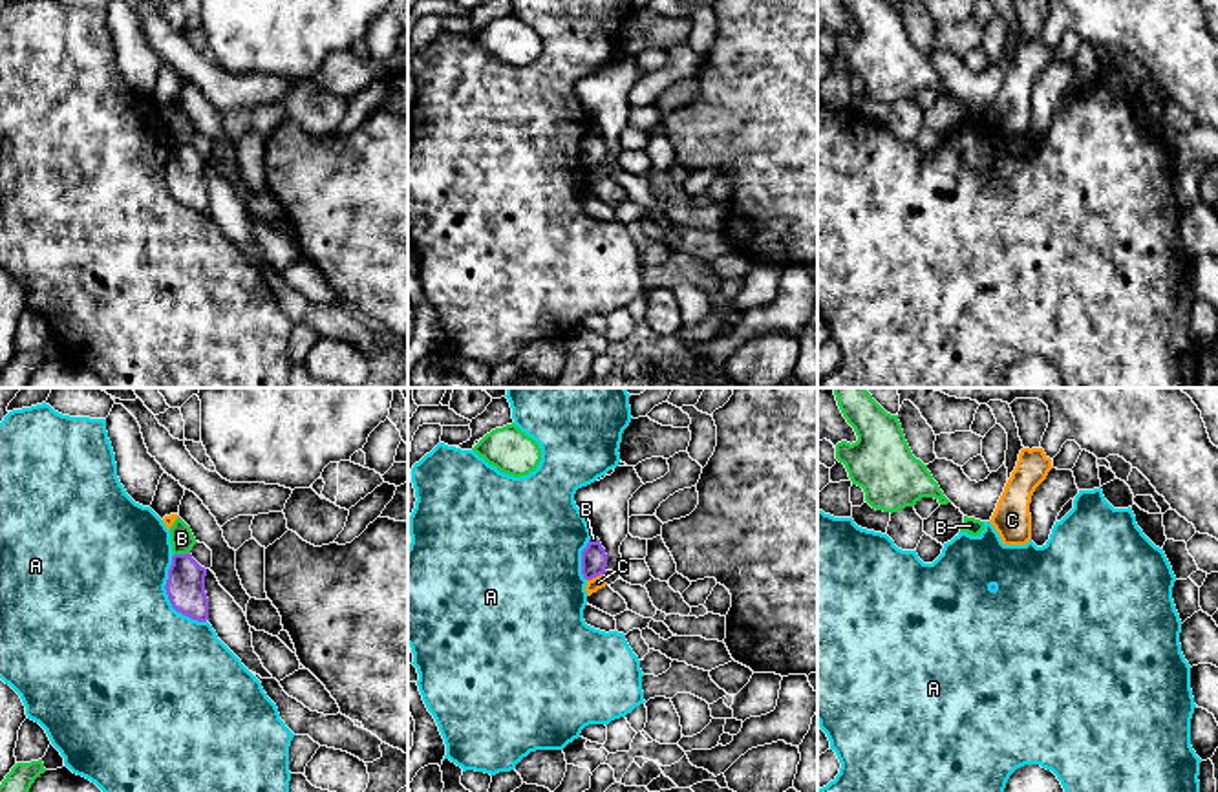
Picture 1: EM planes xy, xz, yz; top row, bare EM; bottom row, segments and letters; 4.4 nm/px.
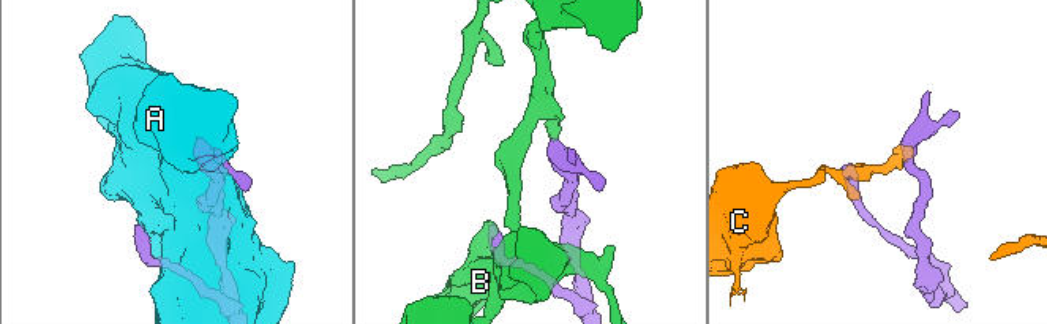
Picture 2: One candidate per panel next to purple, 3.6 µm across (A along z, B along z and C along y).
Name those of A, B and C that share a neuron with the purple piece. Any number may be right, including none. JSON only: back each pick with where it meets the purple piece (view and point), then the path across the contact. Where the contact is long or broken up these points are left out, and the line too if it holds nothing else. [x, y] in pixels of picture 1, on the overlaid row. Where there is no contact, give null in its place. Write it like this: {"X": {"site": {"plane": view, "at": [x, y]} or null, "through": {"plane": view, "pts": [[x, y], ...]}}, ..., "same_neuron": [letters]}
{"same_neuron": []}

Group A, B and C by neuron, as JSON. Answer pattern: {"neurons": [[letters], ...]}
{"neurons": [["A"], ["B"], ["C"]]}

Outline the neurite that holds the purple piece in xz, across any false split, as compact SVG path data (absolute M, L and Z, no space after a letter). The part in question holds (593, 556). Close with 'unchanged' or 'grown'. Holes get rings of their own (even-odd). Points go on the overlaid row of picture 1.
M600 540L587 543L582 551L582 574L585 580L593 580L605 573L607 567L607 554L602 547Z; unchanged

